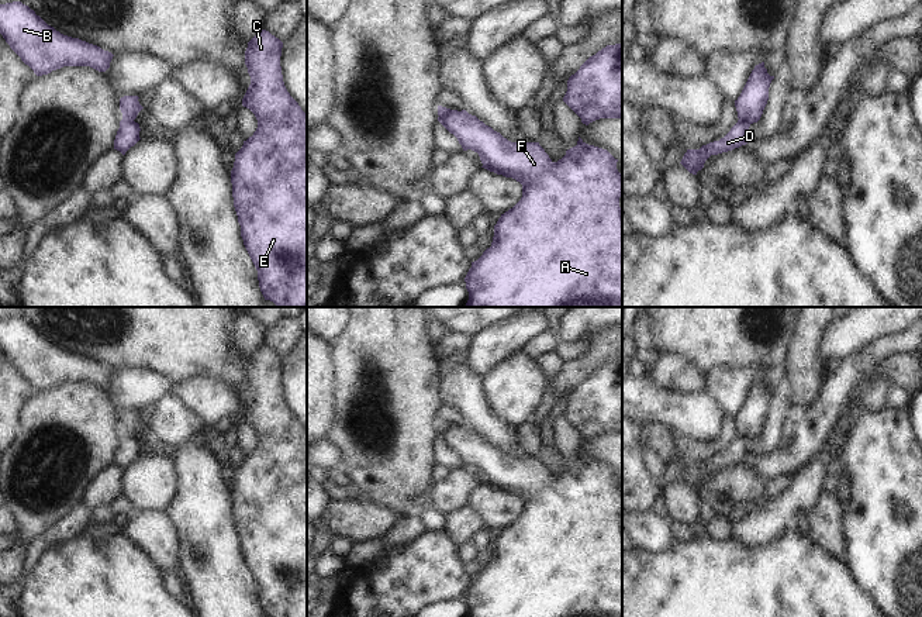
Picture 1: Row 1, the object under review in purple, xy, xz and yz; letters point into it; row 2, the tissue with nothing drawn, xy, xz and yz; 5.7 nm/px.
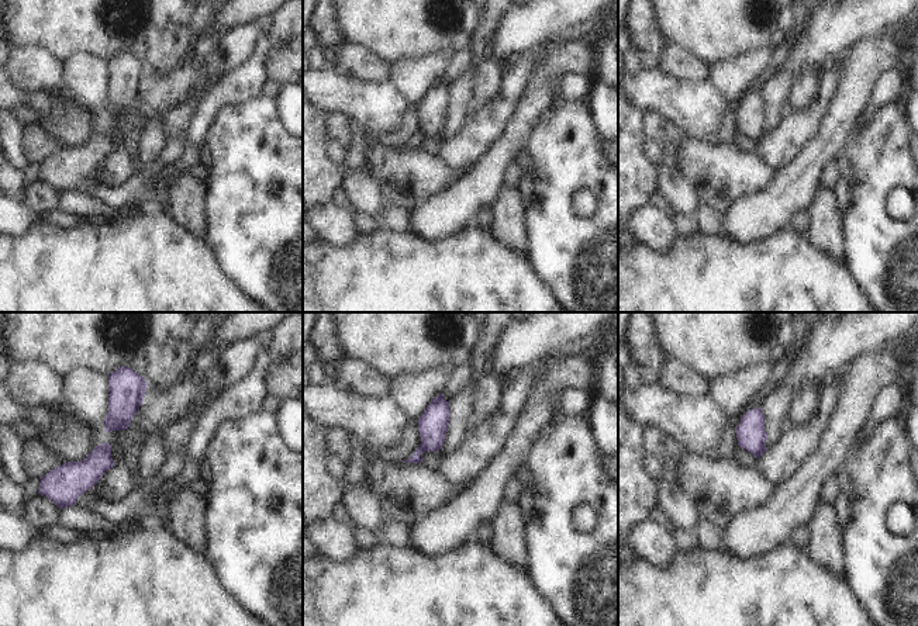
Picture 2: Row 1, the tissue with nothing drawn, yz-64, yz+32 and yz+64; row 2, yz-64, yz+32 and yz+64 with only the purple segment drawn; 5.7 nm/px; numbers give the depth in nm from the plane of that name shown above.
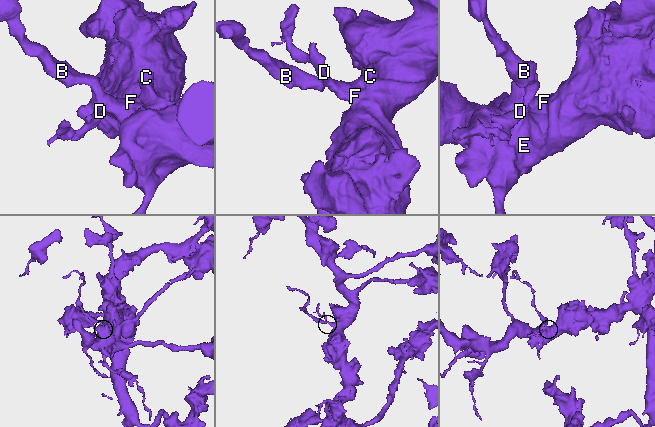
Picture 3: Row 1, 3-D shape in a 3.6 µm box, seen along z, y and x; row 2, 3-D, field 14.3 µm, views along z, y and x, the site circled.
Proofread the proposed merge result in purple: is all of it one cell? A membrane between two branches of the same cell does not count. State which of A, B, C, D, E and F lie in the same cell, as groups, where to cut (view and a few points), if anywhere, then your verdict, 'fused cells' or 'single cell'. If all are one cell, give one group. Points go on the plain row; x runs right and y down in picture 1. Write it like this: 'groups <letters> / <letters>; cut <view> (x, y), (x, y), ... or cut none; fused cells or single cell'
groups A B C E F / D; cut yz (739, 434), (750, 438); fused cells

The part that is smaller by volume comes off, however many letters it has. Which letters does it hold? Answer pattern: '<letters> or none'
D

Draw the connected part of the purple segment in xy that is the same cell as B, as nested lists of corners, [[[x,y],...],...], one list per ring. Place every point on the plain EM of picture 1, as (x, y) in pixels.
[[[21,317],[0,320],[0,349],[37,392],[63,382],[106,387],[114,372],[97,361],[61,349]]]

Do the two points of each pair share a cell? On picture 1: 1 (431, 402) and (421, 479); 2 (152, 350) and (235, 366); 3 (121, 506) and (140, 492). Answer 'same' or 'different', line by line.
1: same
2: same
3: different

